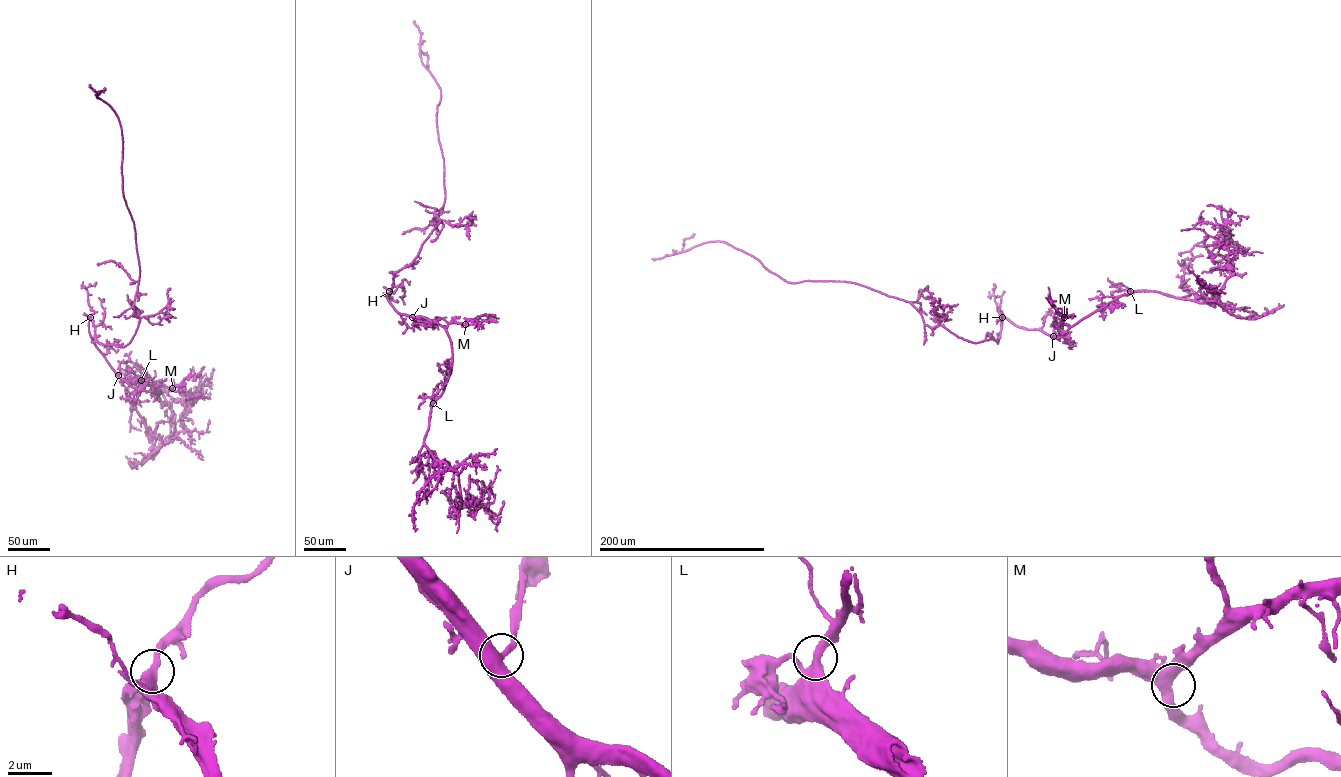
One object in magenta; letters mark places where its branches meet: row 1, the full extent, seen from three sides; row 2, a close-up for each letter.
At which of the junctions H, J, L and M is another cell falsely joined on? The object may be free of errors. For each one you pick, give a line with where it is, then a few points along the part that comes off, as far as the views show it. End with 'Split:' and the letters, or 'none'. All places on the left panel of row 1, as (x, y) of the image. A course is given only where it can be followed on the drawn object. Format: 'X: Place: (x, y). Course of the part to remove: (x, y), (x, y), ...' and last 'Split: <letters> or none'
Split: none

